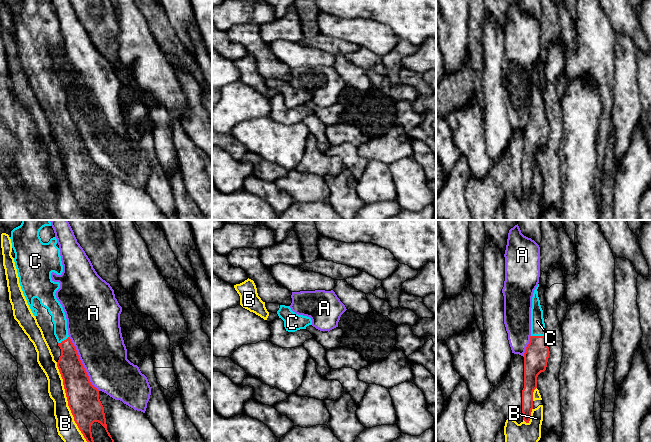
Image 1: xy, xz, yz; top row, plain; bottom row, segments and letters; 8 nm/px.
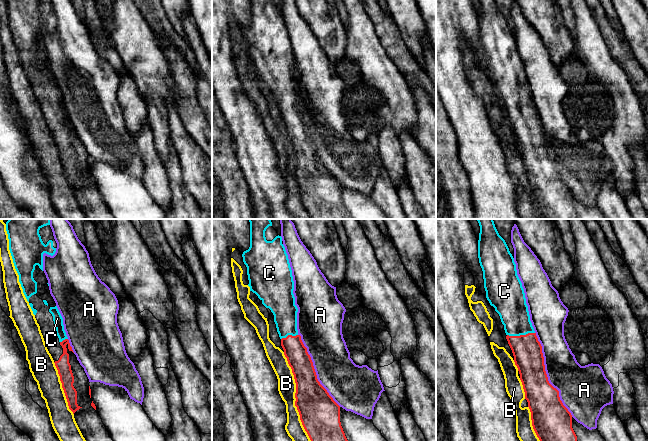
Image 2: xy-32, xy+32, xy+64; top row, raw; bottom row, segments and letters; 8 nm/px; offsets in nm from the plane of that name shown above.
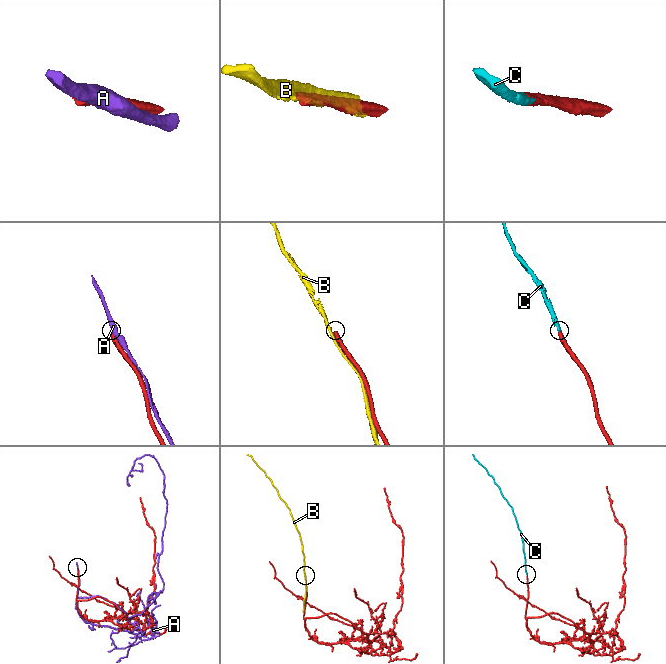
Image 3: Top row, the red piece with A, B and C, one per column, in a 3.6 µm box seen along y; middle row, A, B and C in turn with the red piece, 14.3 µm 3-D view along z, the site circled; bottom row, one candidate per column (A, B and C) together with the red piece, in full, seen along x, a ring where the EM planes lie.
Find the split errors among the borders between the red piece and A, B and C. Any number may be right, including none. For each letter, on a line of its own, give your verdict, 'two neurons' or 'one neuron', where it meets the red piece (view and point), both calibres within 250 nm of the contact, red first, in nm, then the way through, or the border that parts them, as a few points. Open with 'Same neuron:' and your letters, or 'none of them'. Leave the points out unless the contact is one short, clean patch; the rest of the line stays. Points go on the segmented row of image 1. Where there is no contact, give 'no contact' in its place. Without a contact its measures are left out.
Same neuron: C
A: two neurons | xy (82, 364) | 240/380 nm
B: two neurons | xy (68, 402) | 260/170 nm
C: one neuron | yz (538, 336) | 200/110 nm | across yz (536, 355), (538, 336), (537, 321)

